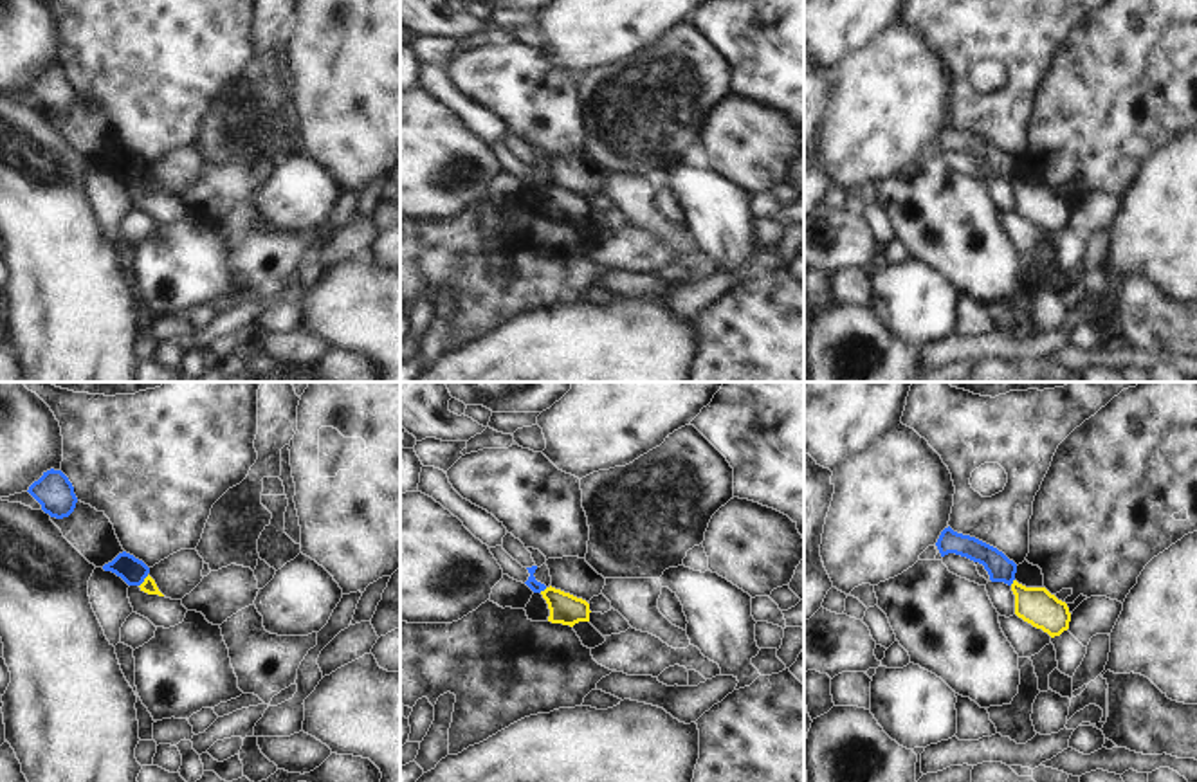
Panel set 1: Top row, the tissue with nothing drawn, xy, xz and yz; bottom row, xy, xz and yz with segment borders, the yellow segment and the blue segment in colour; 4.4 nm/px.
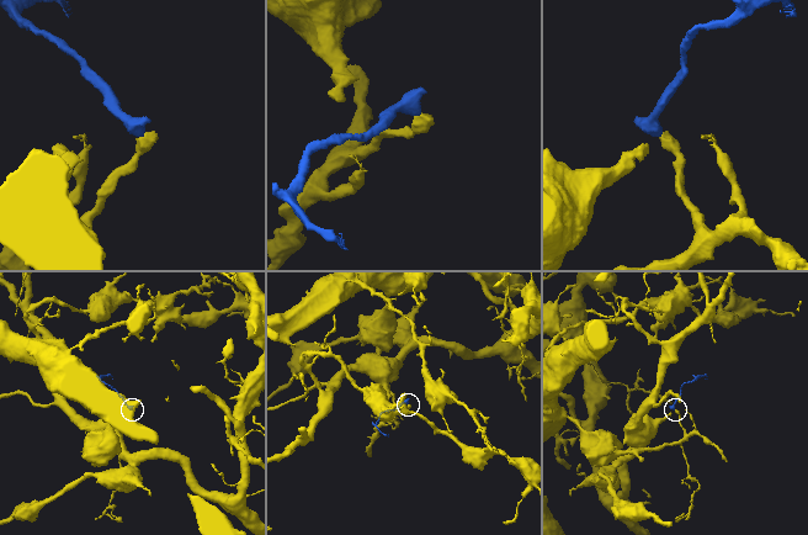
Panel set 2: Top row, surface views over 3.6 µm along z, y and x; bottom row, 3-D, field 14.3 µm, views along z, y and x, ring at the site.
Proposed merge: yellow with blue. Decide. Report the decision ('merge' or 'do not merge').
do not merge

